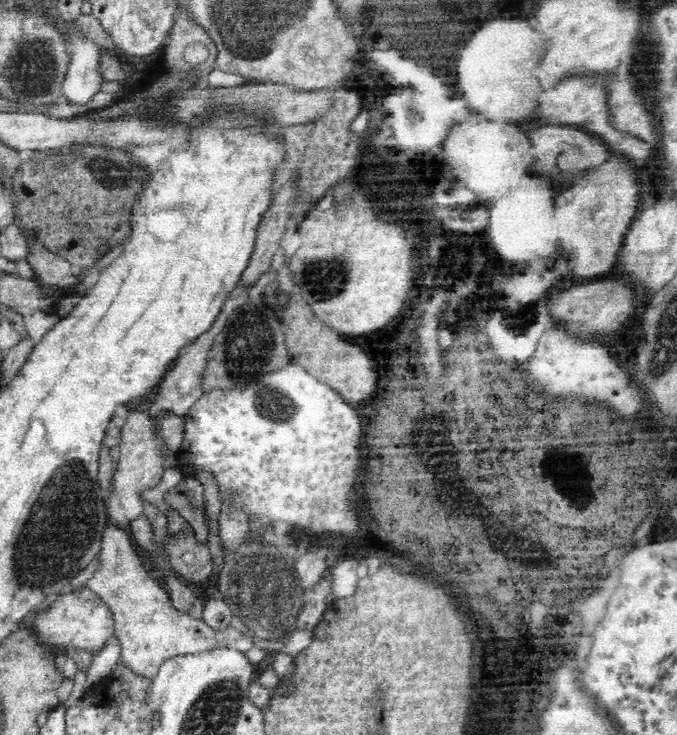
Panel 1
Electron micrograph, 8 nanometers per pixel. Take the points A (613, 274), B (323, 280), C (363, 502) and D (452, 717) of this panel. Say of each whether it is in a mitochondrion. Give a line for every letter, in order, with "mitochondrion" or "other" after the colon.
A: other
B: mitochondrion
C: other
D: other

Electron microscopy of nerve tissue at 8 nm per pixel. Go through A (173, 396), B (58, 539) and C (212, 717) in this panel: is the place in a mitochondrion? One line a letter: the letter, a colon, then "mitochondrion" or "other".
A: other
B: mitochondrion
C: mitochondrion

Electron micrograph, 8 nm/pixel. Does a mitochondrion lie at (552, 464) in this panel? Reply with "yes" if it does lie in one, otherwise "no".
no

